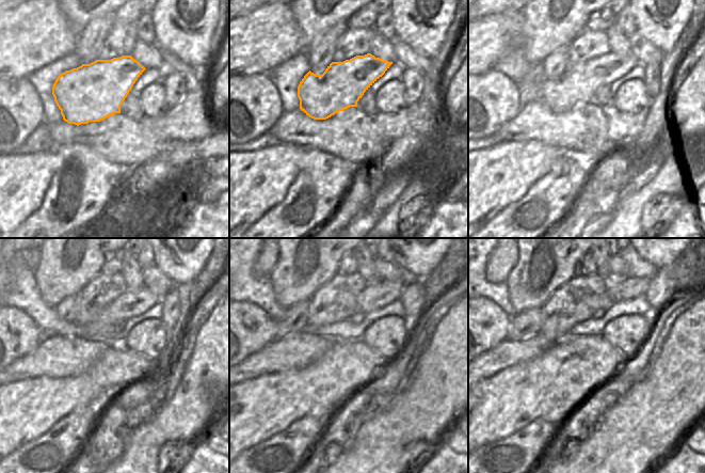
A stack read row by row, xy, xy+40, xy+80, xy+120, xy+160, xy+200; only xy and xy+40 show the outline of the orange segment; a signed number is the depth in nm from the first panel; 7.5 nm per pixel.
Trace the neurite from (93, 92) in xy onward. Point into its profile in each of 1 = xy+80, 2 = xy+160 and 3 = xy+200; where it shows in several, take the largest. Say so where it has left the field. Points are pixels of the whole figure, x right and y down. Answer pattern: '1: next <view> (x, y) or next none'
1: next xy+80 (579, 84)
2: next xy+160 (373, 297)
3: next xy+200 (631, 287)

